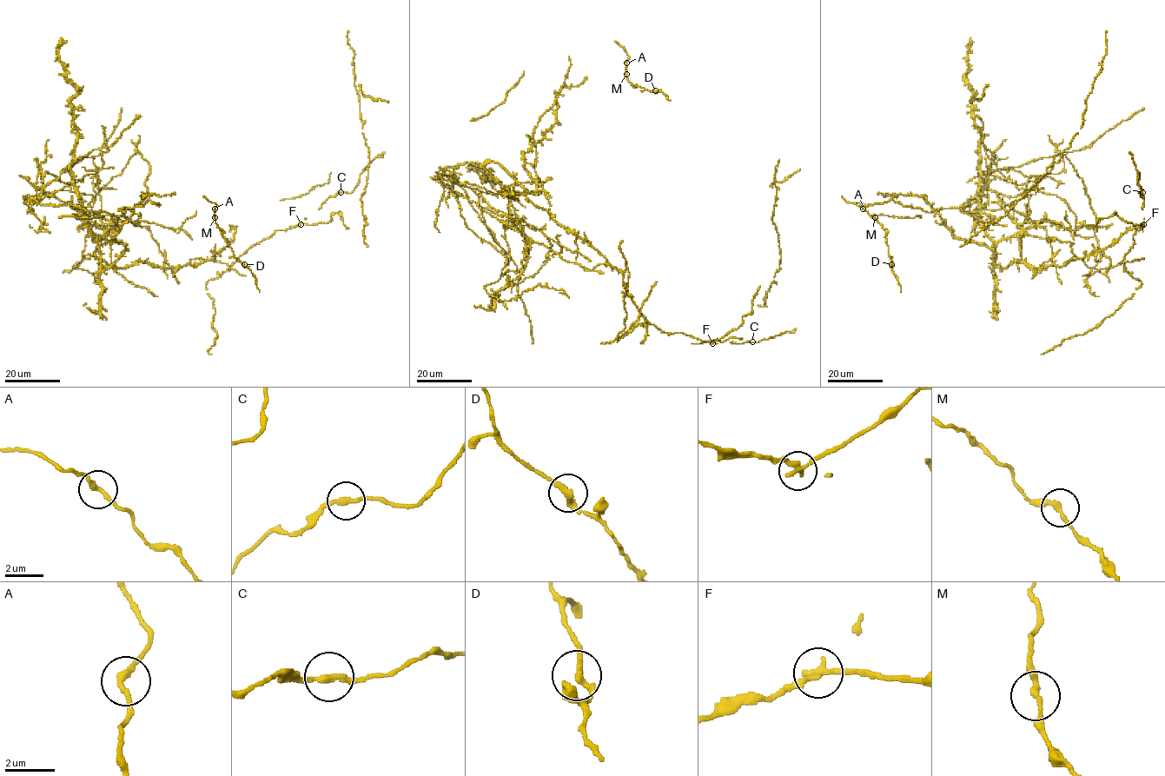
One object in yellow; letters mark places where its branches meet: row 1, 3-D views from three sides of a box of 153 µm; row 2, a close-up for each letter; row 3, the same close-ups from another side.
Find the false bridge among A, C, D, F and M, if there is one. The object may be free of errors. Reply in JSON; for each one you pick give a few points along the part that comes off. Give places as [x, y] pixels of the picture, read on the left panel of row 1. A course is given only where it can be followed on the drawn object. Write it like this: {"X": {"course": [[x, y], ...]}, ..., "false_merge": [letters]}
{"false_merge": ["F"]}

